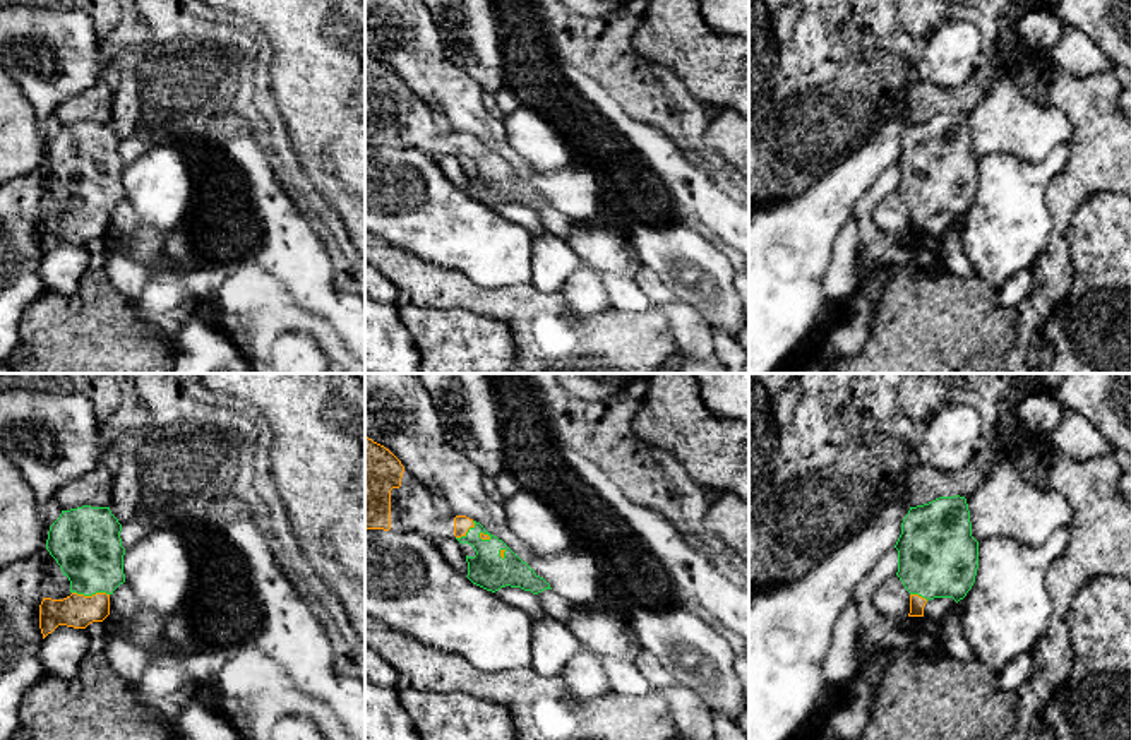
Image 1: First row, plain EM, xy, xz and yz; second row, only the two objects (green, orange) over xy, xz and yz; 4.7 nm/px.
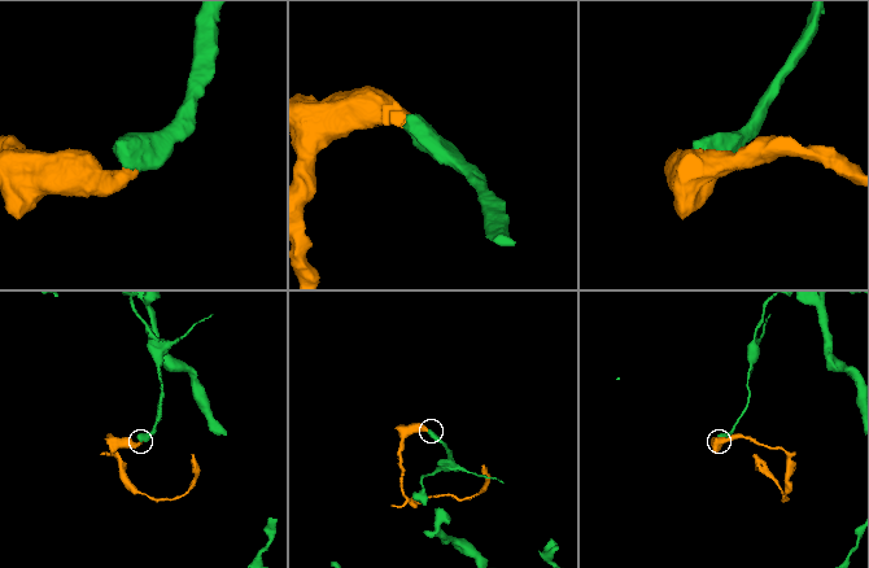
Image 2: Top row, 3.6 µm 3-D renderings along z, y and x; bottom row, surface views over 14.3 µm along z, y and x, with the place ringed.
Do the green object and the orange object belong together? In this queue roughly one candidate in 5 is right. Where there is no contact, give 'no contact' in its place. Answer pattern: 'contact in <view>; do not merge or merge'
contact in xy; merge

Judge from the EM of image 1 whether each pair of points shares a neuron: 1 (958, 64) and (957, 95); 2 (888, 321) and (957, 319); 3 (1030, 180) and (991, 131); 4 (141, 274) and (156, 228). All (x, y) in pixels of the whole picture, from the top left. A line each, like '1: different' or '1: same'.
1: different
2: same
3: different
4: different

